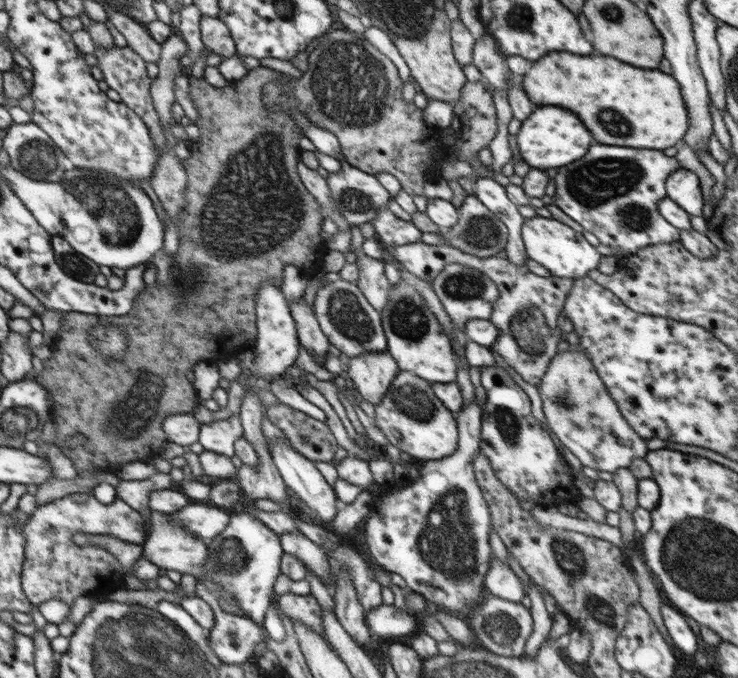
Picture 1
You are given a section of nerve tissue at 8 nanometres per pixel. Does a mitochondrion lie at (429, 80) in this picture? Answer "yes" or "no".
no

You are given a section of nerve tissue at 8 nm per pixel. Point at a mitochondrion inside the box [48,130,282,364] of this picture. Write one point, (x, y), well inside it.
(109, 213)

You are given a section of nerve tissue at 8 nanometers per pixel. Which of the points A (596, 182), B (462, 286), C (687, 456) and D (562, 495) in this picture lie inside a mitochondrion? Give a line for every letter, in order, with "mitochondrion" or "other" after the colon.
A: mitochondrion
B: mitochondrion
C: other
D: other

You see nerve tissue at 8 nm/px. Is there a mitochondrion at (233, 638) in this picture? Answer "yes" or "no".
yes

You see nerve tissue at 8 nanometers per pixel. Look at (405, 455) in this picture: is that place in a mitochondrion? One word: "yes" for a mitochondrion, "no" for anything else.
no

